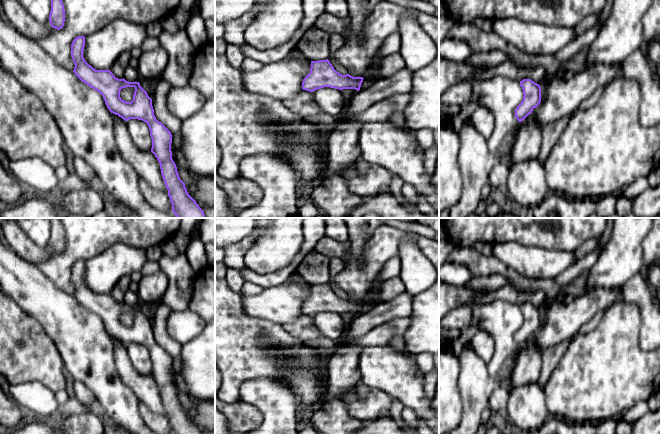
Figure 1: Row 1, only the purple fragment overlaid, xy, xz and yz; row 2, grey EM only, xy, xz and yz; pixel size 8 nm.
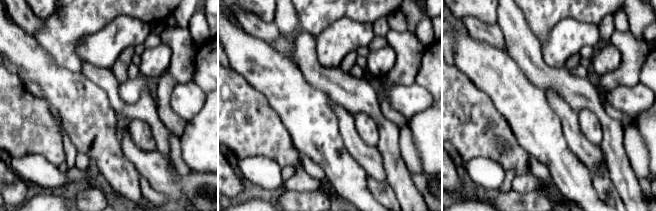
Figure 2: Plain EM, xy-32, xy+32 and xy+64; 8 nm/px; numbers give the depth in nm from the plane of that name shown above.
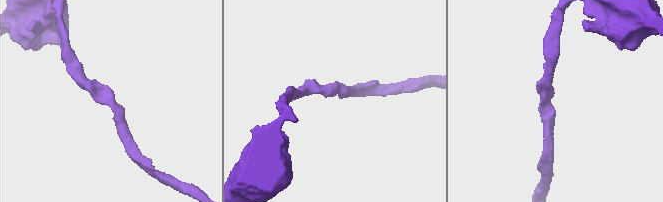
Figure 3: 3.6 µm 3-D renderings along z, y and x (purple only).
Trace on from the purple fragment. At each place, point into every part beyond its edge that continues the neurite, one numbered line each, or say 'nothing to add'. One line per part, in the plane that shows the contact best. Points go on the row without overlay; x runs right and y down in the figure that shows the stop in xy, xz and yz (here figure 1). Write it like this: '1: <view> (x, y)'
nothing to add

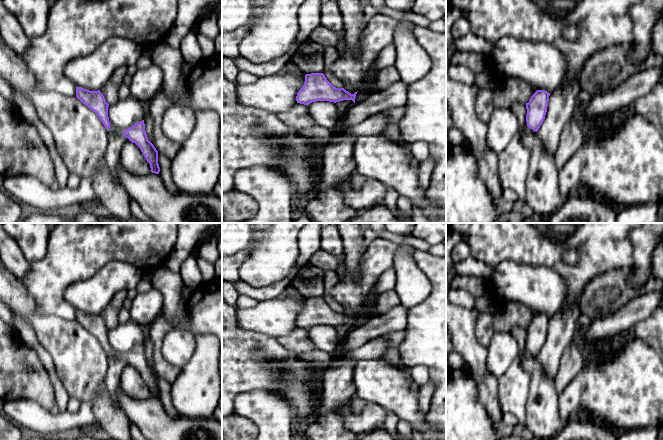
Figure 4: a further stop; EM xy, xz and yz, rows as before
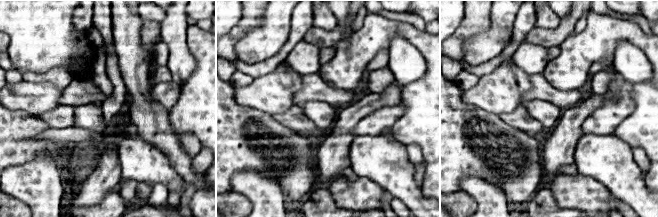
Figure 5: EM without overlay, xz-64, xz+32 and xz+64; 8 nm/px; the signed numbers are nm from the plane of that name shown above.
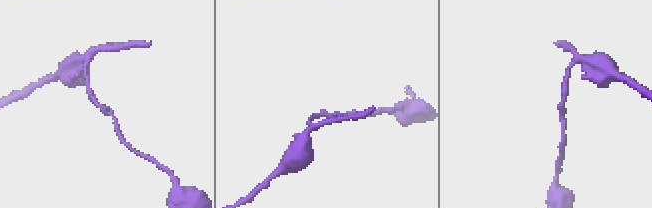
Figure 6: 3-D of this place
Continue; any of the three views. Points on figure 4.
nothing to add

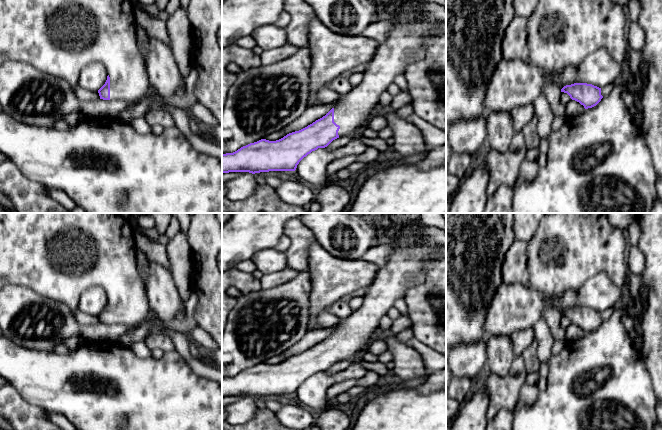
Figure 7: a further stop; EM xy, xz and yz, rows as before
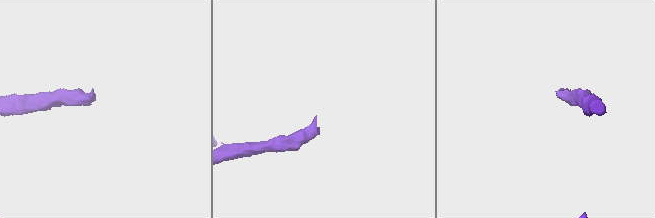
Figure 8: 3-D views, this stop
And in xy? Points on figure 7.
1: xy (58, 255)

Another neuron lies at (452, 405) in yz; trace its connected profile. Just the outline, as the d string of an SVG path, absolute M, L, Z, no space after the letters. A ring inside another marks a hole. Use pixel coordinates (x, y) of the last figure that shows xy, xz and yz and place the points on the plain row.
M446 394L446 422L456 418L460 407L461 403Z

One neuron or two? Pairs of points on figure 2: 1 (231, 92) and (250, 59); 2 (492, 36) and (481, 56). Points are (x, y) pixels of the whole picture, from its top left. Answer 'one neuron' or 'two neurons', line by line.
1: two neurons
2: two neurons

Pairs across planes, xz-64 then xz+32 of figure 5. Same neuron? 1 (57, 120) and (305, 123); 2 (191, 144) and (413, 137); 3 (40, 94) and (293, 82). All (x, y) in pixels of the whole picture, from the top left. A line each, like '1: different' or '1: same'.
1: same
2: different
3: same

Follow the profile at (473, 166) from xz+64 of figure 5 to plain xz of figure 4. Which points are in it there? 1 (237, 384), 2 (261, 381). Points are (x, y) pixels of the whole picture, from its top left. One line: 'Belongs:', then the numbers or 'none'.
Belongs: 1, 2

